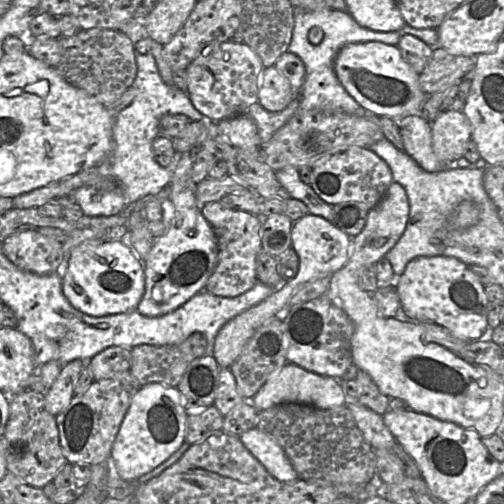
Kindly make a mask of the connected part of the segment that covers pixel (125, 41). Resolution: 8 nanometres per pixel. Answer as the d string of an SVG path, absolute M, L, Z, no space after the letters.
M105 28L81 30L71 37L59 38L61 59L55 67L58 72L74 87L85 91L104 106L112 104L134 82L137 74L134 43L122 32Z

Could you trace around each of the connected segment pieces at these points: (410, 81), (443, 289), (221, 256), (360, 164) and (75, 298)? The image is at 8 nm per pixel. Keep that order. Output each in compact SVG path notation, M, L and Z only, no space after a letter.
M380 41L347 44L340 49L335 58L334 71L356 102L376 115L399 120L406 116L423 114L427 96L419 86L419 74L402 57L397 45Z
M417 256L410 260L396 285L405 319L434 322L463 341L480 340L489 332L487 310L490 301L479 277L452 256Z
M216 201L201 206L201 212L214 231L218 249L217 264L205 289L222 297L236 297L247 292L258 281L256 256L261 249L259 217L242 210L228 209Z
M351 146L316 161L309 185L321 199L331 205L355 201L371 209L382 200L393 181L391 169L382 158L370 148Z
M89 239L76 246L58 266L63 294L77 310L90 316L137 311L145 291L143 262L121 241Z

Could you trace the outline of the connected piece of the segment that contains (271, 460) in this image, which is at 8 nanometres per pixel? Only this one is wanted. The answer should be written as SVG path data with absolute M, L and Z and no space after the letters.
M258 428L250 429L239 436L247 450L277 480L292 483L299 476L284 449Z

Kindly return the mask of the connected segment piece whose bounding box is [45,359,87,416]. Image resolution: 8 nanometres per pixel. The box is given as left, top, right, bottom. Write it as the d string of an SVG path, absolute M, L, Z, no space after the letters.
M75 359L63 364L55 382L45 393L45 407L48 412L56 416L69 405L74 396L74 386L86 362Z

